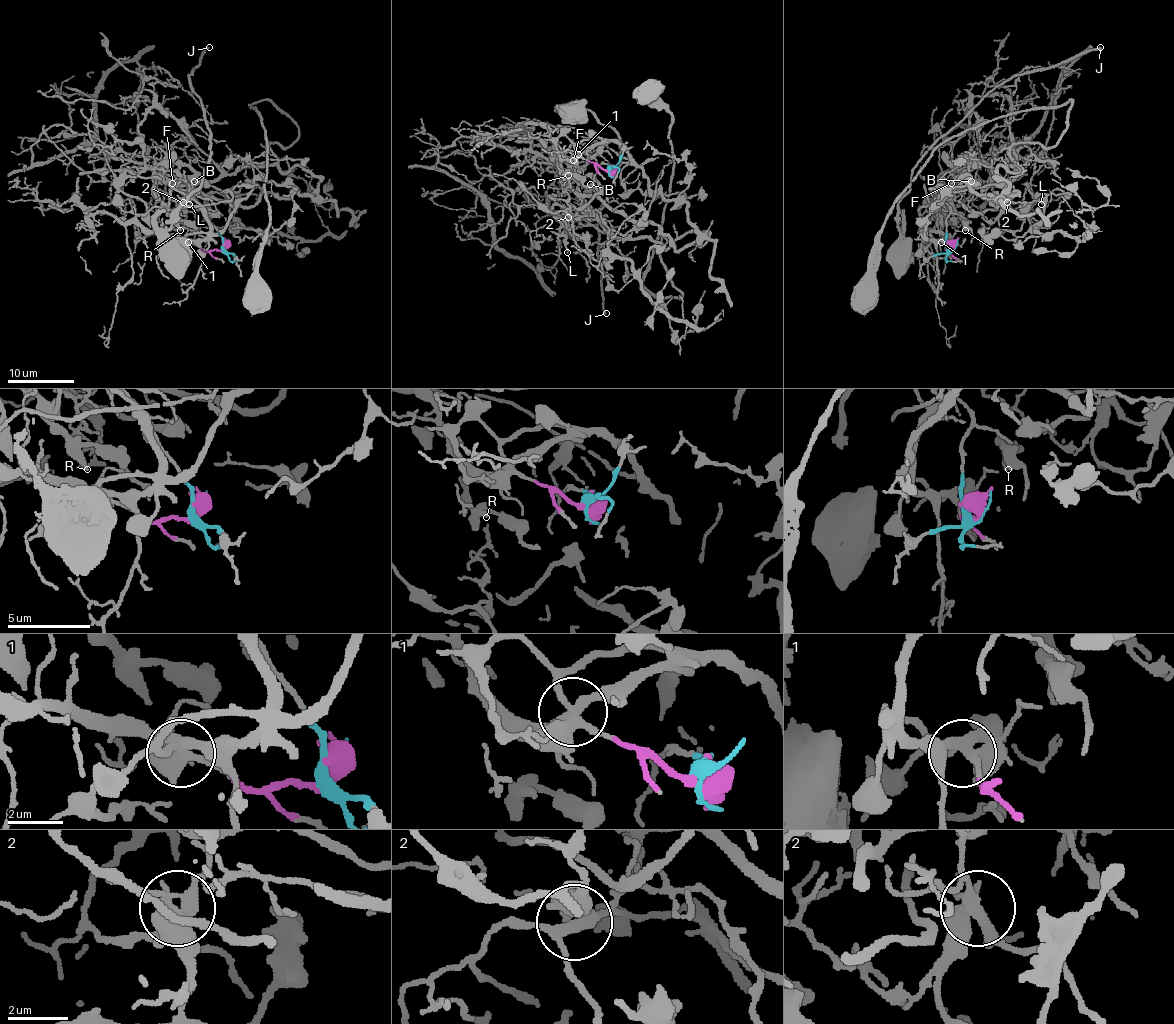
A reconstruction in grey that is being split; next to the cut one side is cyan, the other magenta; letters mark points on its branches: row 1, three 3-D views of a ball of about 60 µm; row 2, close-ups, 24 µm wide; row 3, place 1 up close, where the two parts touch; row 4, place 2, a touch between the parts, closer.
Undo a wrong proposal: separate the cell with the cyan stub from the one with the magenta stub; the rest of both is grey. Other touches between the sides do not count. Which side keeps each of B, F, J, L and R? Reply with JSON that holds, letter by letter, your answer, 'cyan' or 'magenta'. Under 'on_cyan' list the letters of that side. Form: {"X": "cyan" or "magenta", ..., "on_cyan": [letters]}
{"B": "cyan", "F": "cyan", "J": "magenta", "L": "cyan", "R": "cyan", "on_cyan": ["B", "F", "L", "R"]}

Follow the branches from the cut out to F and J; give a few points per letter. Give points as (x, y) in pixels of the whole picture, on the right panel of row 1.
F: (954, 247), (951, 251), (948, 247), (945, 217), (950, 209), (945, 202), (951, 191), (951, 182)
J: (953, 247), (931, 242), (914, 259), (899, 232), (897, 204), (911, 184), (912, 167), (1013, 77), (1101, 47)

